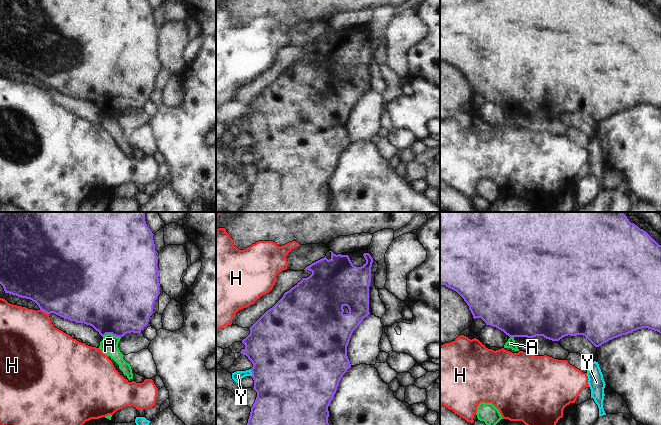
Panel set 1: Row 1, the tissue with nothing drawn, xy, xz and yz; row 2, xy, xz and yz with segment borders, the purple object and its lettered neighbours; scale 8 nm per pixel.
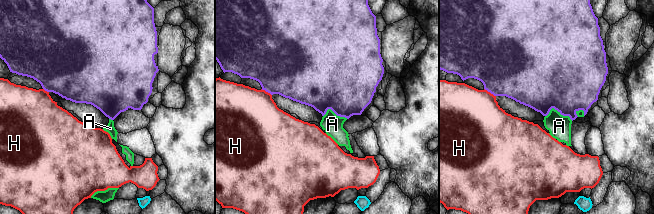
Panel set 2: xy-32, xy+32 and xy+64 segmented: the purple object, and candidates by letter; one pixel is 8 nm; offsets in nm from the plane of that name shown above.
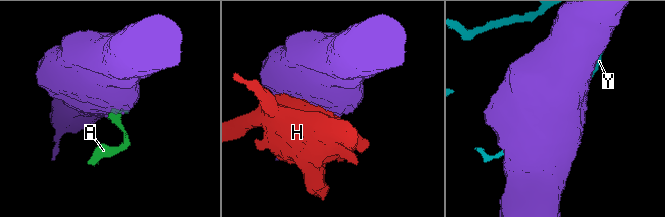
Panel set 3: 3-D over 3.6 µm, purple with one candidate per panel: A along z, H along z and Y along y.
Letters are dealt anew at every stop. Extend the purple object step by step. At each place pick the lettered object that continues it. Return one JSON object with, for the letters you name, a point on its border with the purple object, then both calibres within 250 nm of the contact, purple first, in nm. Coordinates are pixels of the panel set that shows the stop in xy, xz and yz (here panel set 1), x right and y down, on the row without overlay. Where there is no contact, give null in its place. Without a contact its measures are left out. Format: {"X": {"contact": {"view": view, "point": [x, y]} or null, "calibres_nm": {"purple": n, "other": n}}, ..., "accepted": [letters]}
{"A": {"contact": {"view": "xy", "point": [112, 110]}, "calibres_nm": {"purple": 500, "other": 140}}, "accepted": ["A"]}

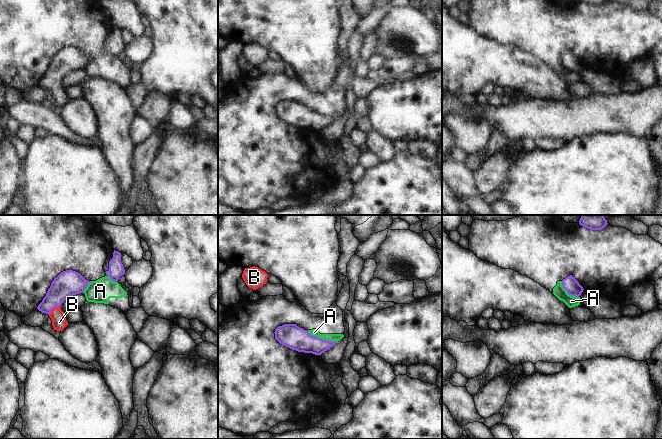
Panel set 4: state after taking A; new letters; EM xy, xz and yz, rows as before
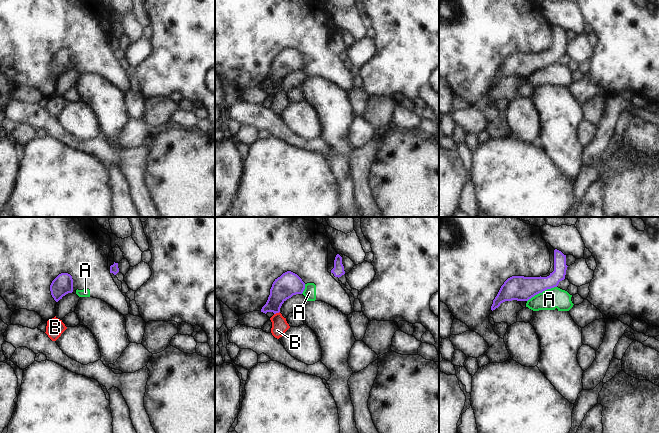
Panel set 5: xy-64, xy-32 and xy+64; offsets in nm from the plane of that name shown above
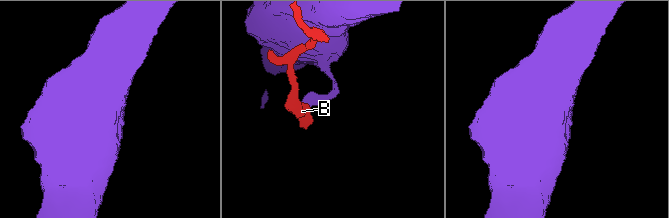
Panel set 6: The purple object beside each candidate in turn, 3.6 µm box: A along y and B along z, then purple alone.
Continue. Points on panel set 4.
{"B": {"contact": {"view": "xy", "point": [53, 84]}, "calibres_nm": {"purple": 200, "other": 120}}, "accepted": ["B"]}

